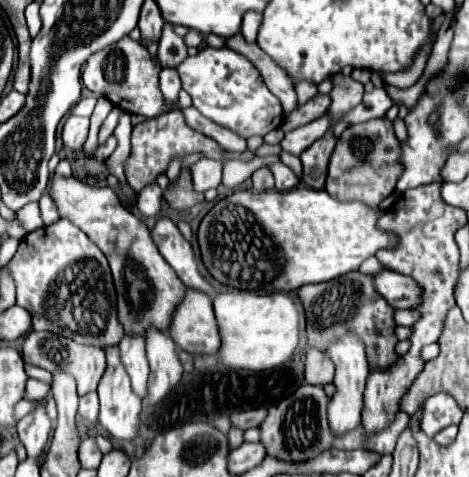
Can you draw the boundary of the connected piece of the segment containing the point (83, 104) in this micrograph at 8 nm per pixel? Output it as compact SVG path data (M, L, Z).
M87 95L83 97L73 109L71 109L71 115L81 115L81 117L91 117L93 113L93 107L97 103L97 97L95 95Z

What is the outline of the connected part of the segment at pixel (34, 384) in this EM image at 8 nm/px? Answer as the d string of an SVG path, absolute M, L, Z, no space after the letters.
M29 379L29 381L27 381L27 393L25 393L25 399L27 399L27 401L43 399L47 393L49 393L49 385L47 385L47 383L37 381L37 379Z

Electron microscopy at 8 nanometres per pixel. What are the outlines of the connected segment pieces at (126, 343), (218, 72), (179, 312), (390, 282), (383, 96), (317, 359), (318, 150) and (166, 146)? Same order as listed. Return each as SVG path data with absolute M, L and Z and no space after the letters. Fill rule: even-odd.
M125 335L119 343L121 359L131 377L133 391L139 397L147 395L147 379L149 379L149 363L145 357L145 339L135 339L135 335Z
M201 47L195 57L187 57L179 65L179 77L183 89L191 95L193 105L211 121L219 123L225 129L243 135L243 139L253 135L267 135L269 131L277 129L283 121L283 109L279 99L267 89L263 77L251 65L245 55L231 51L229 47L213 49Z
M187 287L187 295L183 297L183 303L175 307L175 315L171 317L171 327L167 333L179 349L191 355L215 355L219 351L221 337L209 295L191 291L191 287Z
M381 271L377 273L375 287L395 309L413 309L419 305L419 287L415 287L415 281L407 275Z
M373 89L371 93L365 93L363 101L357 107L353 107L343 117L343 121L353 125L353 123L365 123L369 119L383 117L387 113L387 109L389 109L389 103L391 103L391 99L389 99L385 89Z
M317 349L305 351L305 383L309 385L327 385L333 383L335 365L327 353Z
M331 123L331 131L327 131L323 139L317 139L311 147L307 147L307 151L303 151L301 161L303 161L303 183L305 185L313 189L321 189L325 185L327 165L335 149L335 141L337 139L333 135L333 123Z
M179 109L163 113L155 119L147 119L147 121L133 127L131 155L125 163L127 183L131 185L131 189L141 191L147 183L155 181L159 173L167 171L167 165L175 155L189 155L189 153L205 153L205 157L221 161L221 147L213 139L209 139L209 137L193 131L191 127L187 127L183 113Z

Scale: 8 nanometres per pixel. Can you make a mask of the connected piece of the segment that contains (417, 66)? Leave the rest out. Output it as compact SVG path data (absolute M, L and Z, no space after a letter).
M425 45L425 47L415 55L413 65L411 65L409 69L399 71L399 73L383 73L383 71L379 71L379 75L381 75L384 83L397 85L397 87L409 87L409 85L413 85L413 83L421 77L423 69L425 69L425 63L427 63L427 59L429 59L429 53L431 53L431 45Z

